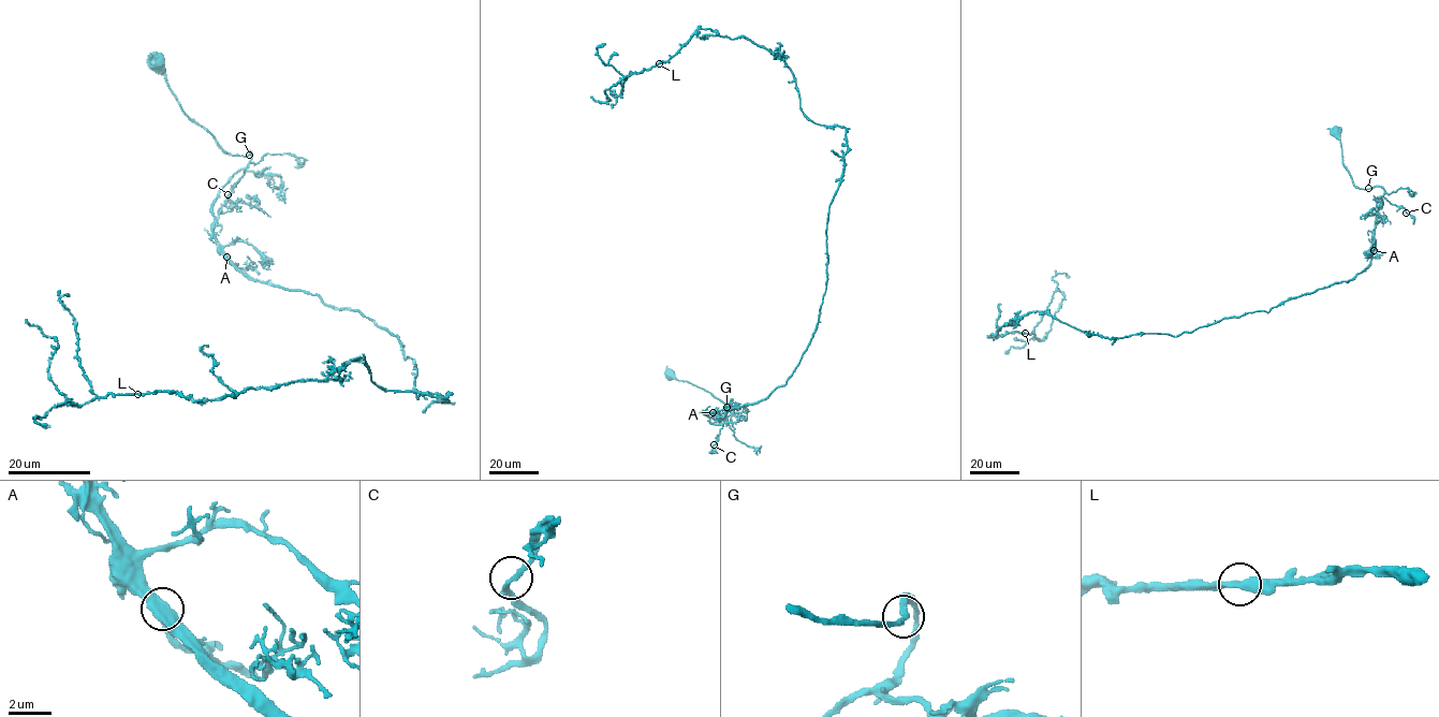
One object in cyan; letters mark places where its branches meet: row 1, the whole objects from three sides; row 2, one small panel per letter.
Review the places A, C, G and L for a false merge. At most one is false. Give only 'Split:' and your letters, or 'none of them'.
Split: none of them

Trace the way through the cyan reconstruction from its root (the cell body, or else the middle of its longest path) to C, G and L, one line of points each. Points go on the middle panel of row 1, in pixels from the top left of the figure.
C: (669, 375), (702, 388), (724, 405), (728, 423), (724, 422), (714, 445)
G: (669, 375), (709, 392), (725, 407)
L: (669, 375), (727, 423), (704, 414), (786, 383), (847, 144), (744, 38), (699, 29), (659, 63)

